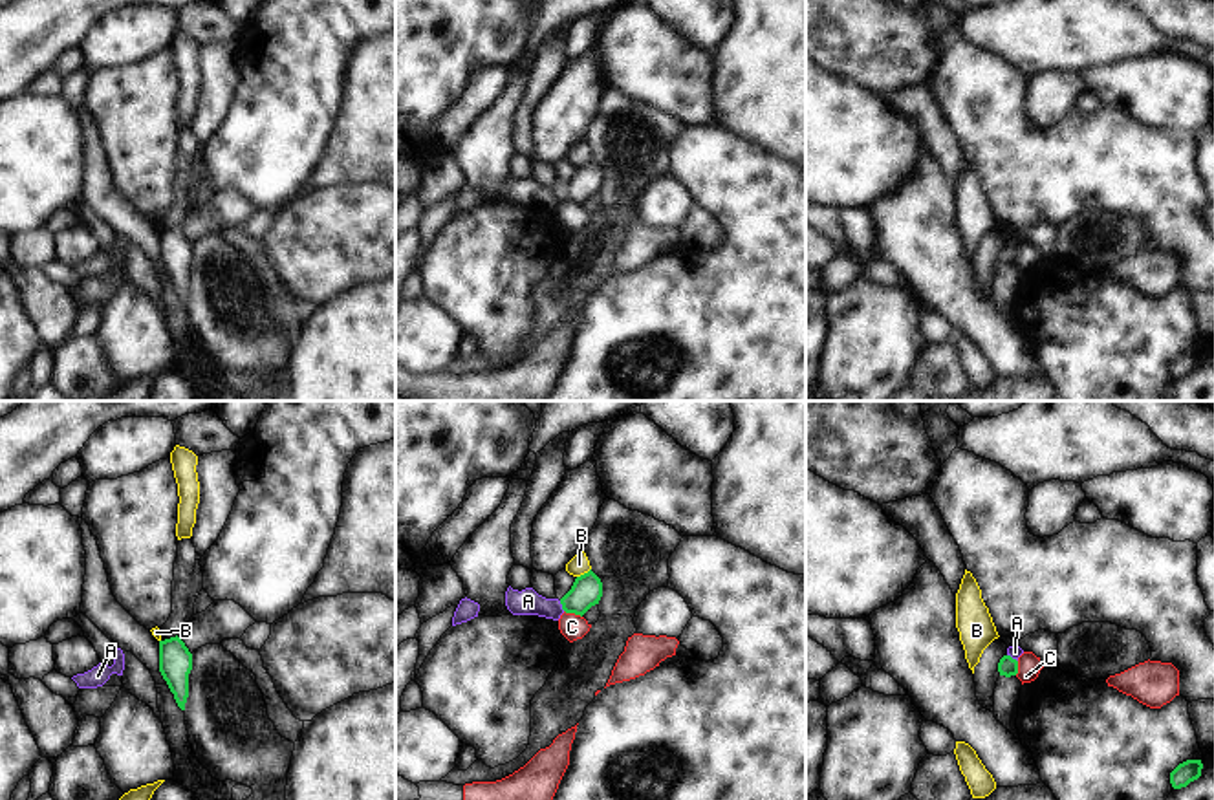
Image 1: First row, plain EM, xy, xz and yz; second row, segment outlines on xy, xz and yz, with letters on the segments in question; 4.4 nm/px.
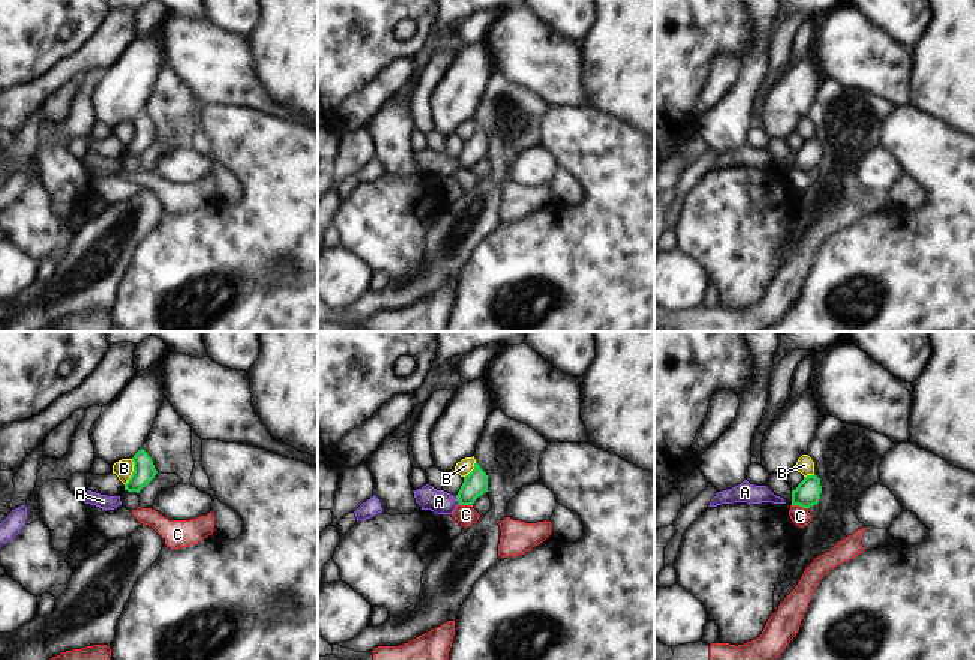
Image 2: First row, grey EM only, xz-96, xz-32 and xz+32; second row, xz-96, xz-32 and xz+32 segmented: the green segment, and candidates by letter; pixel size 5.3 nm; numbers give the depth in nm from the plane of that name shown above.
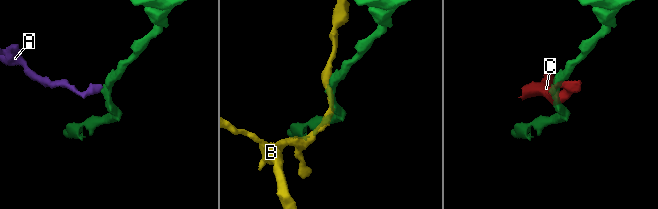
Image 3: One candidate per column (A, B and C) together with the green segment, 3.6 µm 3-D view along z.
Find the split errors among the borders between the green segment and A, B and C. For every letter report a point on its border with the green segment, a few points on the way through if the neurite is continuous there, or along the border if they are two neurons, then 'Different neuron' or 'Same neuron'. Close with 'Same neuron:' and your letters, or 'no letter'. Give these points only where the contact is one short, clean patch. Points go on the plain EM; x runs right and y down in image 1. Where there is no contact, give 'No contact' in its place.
A: Touches green at xz (563, 196). Boundary: xz (559, 191), (564, 200). Different neuron
B: Touches green at xz (585, 163). Different neuron
C: Touches green at xz (574, 202). Boundary: xz (564, 200), (581, 207). Different neuron
Same neuron: no letter

